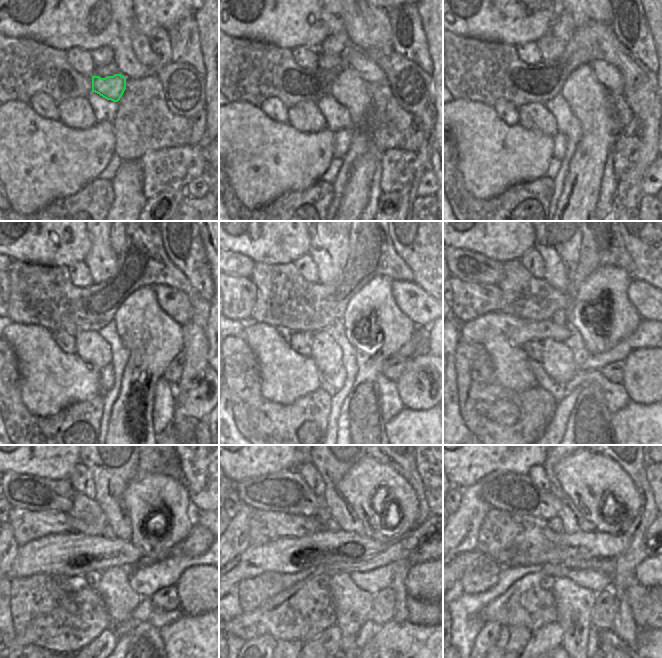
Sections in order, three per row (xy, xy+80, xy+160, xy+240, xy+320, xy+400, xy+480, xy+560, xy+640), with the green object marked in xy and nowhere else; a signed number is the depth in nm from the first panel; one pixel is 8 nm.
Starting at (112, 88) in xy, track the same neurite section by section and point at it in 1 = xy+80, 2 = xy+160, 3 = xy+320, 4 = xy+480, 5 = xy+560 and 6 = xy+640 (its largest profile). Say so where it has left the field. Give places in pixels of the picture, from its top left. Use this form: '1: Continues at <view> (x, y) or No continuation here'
1: Continues at xy+80 (348, 89)
2: Continues at xy+160 (589, 101)
3: Continues at xy+320 (374, 325)
4: Continues at xy+480 (149, 497)
5: Continues at xy+560 (376, 492)
6: Continues at xy+640 (605, 495).

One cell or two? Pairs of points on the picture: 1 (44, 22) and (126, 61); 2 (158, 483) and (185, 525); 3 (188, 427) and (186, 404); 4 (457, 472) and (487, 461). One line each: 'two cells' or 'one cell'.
1: one cell
2: one cell
3: two cells
4: one cell

